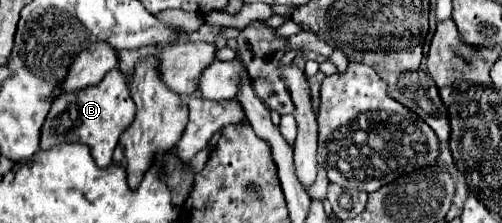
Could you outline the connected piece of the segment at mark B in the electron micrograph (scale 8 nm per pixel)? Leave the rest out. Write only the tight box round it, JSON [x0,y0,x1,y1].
[40,69,136,167]

